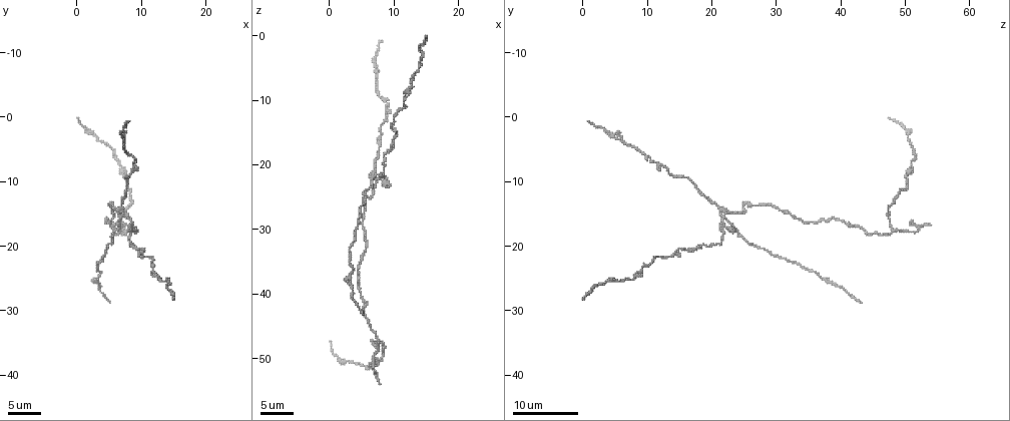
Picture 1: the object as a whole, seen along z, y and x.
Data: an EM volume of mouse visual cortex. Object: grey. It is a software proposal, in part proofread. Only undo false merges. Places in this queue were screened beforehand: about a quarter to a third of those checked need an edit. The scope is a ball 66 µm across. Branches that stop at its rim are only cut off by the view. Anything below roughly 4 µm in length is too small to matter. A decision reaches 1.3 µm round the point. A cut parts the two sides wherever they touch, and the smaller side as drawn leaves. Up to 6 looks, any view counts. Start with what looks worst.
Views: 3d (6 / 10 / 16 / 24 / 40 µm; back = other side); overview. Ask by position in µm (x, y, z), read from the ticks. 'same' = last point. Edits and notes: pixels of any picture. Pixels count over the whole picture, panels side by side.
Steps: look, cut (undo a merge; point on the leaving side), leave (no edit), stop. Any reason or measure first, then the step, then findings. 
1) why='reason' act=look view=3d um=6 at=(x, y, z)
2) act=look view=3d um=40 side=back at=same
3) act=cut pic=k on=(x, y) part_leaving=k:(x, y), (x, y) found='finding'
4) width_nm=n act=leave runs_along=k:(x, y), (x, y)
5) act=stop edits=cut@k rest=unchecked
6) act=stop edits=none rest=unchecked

why='two arms in line, one across' act=look view=3d um=16 at=(8.0, 16.0, 22.0)

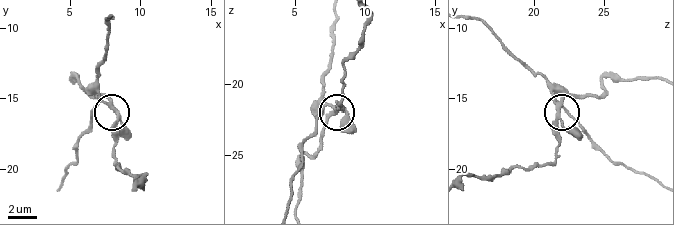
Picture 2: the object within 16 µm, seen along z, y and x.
act=look view=3d um=6 at=(8.0, 15.6, 21.6)

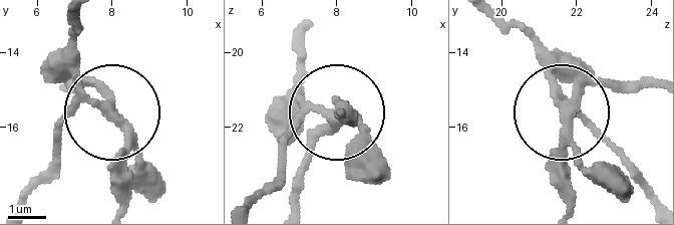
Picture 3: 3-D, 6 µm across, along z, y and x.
act=look view=3d um=6 side=back at=(8.00, 15.60, 21.75)

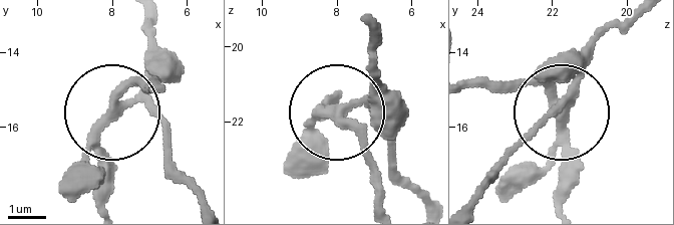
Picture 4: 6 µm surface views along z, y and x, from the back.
arms=3 act=cut pic=4 on=(170, 125) found='a second cell is stuck on'

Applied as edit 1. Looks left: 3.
why='branch point' act=look view=3d um=16 at=(7.5, 17.5, 48.0)

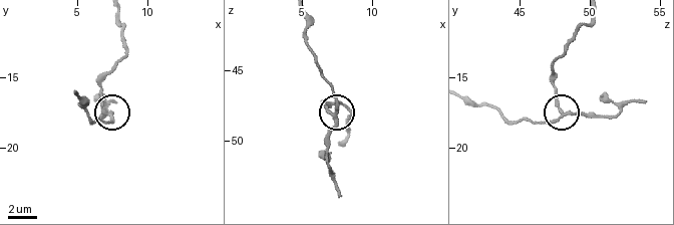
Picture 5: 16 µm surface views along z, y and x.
act=look view=3d um=10 at=(7.2, 17.6, 48.2)

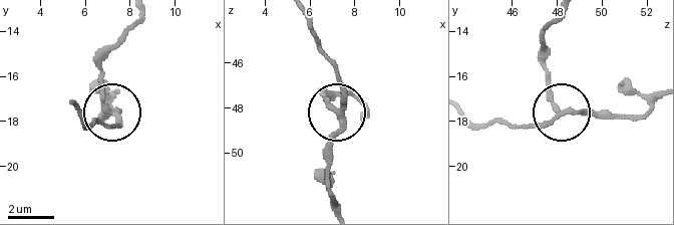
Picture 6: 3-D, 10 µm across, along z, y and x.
act=look view=3d um=6 at=(7.3, 17.6, 48.3)

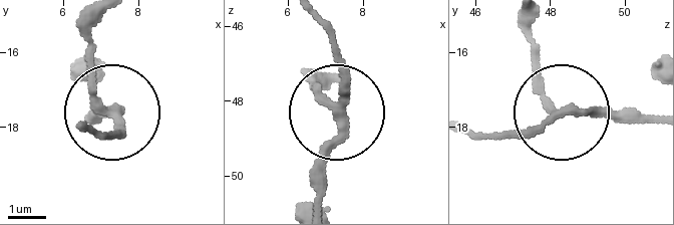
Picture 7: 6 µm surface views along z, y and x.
arms=3 act=leave runs_along=7:(312, 19), (341, 76), (341, 135), (322, 173), (322, 202) found='one cell here'

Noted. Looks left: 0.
act=stop edits=cut@4 rest=unchecked

